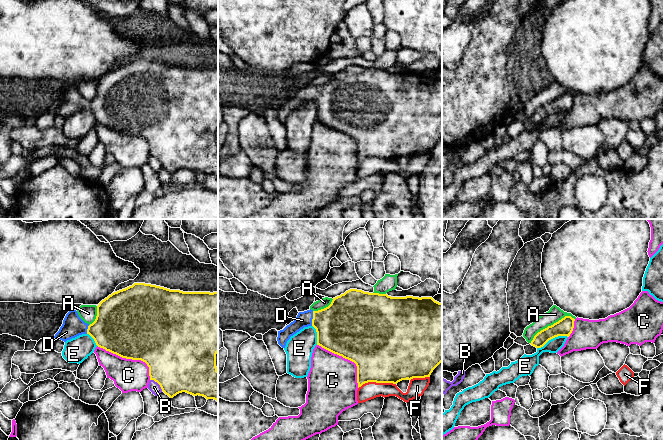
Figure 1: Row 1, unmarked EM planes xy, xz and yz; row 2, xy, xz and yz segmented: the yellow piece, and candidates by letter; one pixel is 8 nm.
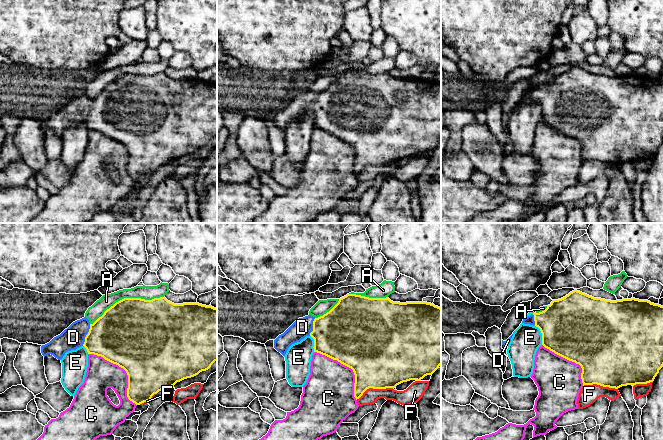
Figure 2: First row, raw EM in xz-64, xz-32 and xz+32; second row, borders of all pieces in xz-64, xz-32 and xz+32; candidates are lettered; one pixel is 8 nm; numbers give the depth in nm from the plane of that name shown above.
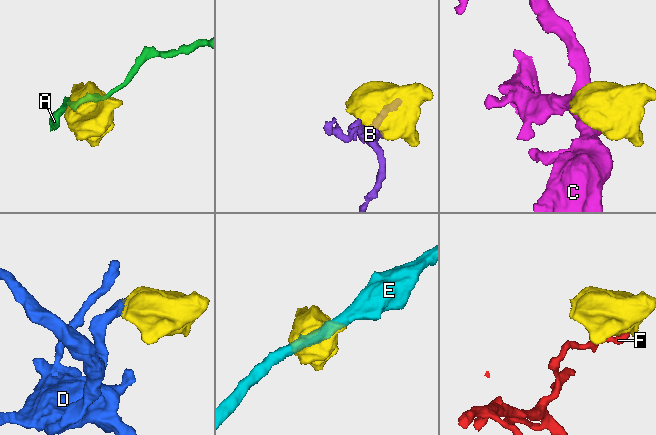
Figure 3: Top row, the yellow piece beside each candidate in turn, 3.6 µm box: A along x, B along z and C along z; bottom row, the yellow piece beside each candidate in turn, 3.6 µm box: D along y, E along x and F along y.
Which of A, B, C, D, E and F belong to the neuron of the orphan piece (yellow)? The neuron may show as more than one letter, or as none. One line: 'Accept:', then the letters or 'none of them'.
Accept: D

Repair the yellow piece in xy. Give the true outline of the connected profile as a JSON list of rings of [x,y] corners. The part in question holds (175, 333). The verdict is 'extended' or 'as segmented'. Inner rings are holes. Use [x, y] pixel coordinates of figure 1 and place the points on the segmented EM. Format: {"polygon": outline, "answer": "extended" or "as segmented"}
{"polygon": [[[134,283],[102,300],[97,306],[96,319],[90,325],[79,317],[76,310],[70,310],[54,338],[66,342],[82,334],[89,334],[96,345],[106,351],[122,358],[145,362],[149,367],[150,380],[157,382],[170,398],[186,392],[218,402],[218,292],[183,292],[151,284]]], "answer": "extended"}

